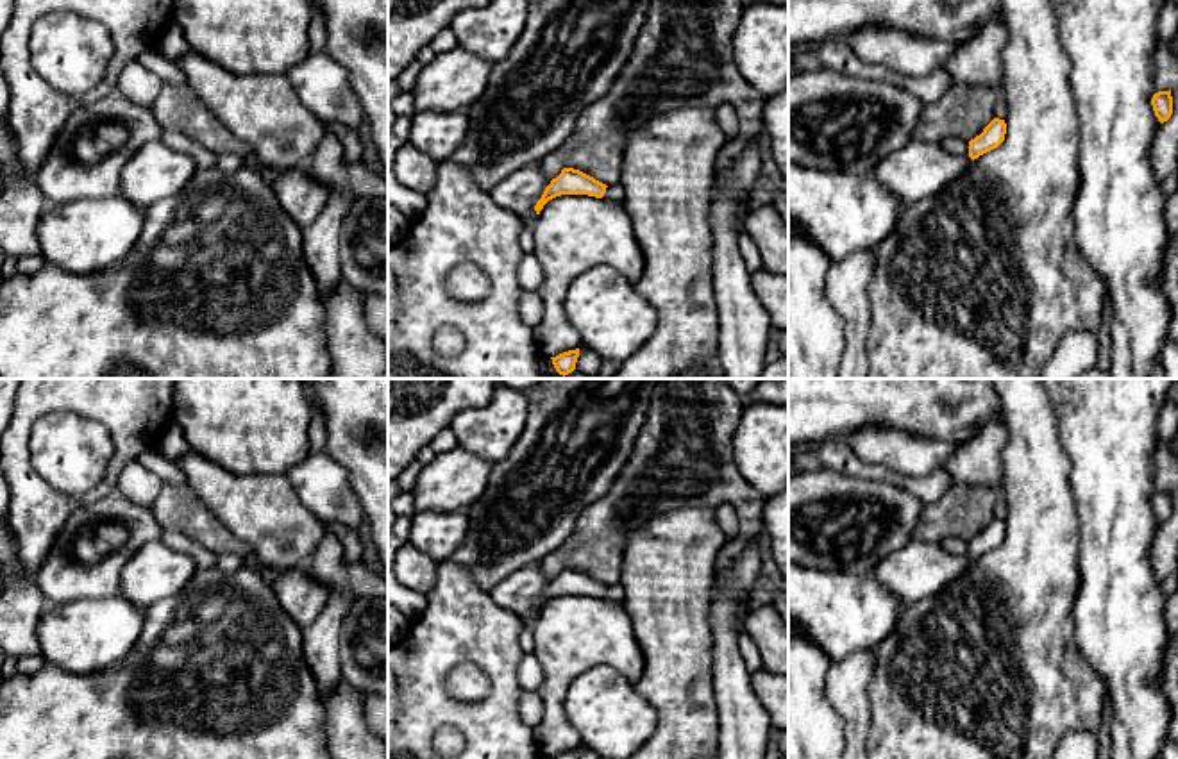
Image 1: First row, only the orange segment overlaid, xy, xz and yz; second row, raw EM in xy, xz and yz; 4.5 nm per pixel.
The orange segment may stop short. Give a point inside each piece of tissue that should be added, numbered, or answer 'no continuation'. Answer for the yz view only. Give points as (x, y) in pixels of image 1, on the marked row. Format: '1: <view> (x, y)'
no continuation

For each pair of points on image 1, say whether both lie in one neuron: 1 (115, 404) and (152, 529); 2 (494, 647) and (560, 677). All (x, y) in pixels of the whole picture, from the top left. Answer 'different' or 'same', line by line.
1: different
2: different

